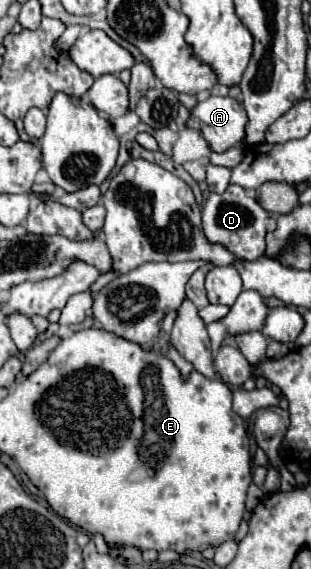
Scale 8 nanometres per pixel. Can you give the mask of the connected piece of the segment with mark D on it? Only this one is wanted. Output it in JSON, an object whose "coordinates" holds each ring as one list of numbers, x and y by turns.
{"coordinates":[[230,185,224,193,210,193,202,209,202,227,210,243,222,243,246,261,260,259,266,253,266,235,276,231,276,217,264,211,256,199,248,197,238,185]]}

